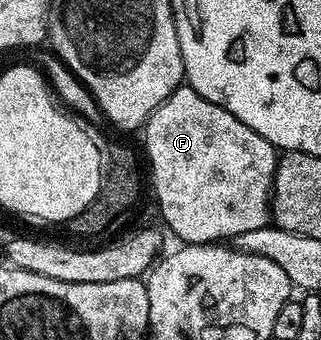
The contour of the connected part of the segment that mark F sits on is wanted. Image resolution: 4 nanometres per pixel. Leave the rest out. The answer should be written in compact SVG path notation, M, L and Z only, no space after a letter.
M184 83L149 115L142 126L143 133L156 205L169 231L181 237L181 242L194 245L220 243L242 235L242 231L258 231L258 227L269 224L278 150L262 139L258 131L250 131L242 119L234 119L230 111L218 107L218 103L210 103L210 99L202 99L198 91Z

